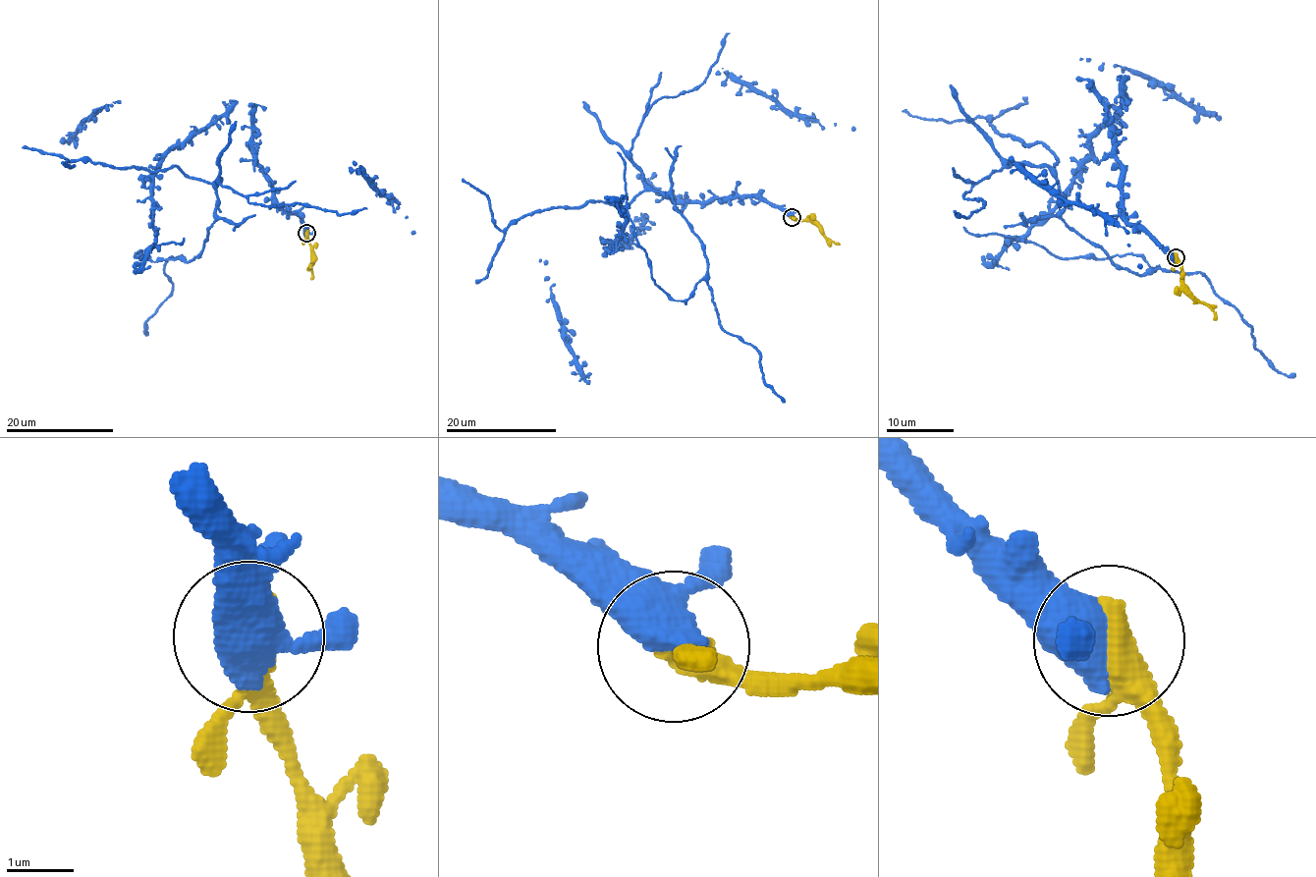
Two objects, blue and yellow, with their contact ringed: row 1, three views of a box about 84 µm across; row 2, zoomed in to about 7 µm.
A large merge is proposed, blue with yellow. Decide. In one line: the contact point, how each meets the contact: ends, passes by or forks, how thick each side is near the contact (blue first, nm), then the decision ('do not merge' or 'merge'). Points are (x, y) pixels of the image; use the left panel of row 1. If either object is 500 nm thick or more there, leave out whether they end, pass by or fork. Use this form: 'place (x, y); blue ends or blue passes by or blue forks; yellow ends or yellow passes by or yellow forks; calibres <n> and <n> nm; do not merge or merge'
place (306, 233); blue passes by; yellow passes by; calibres 480 and 400 nm; merge

